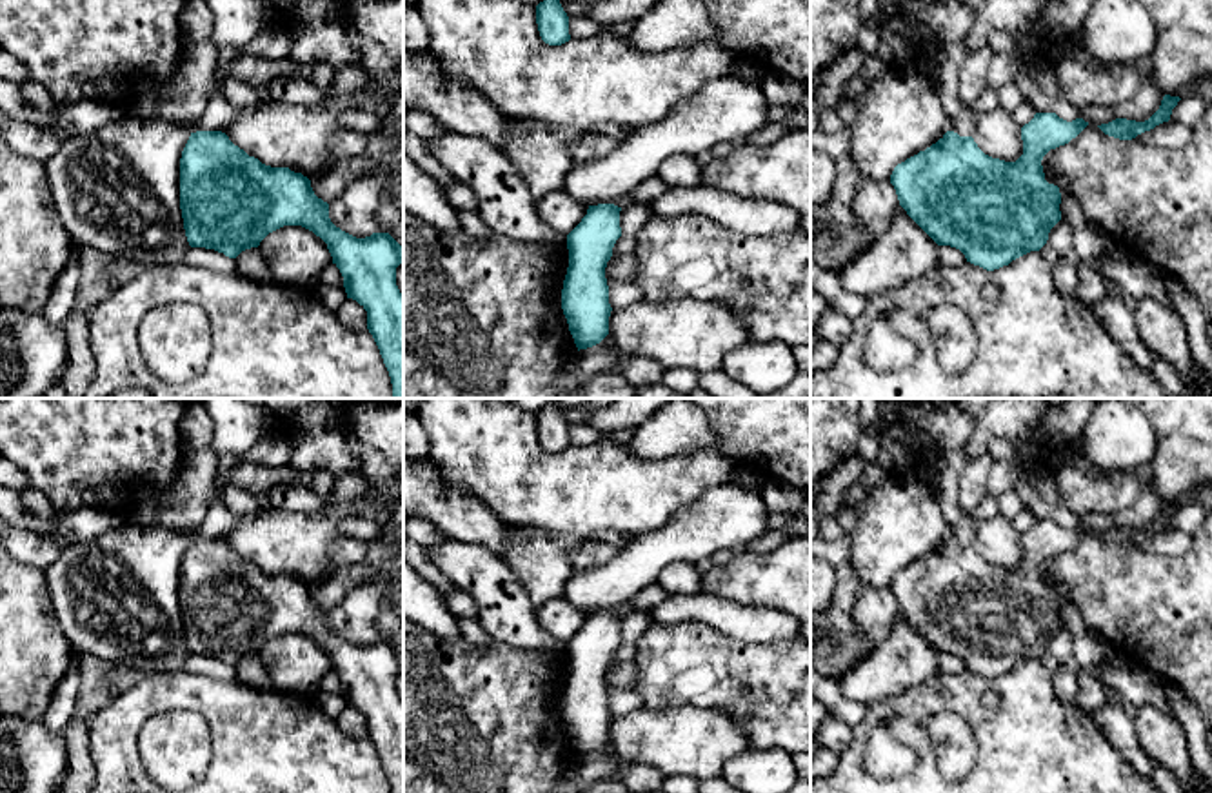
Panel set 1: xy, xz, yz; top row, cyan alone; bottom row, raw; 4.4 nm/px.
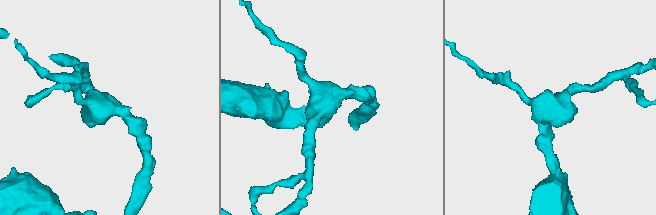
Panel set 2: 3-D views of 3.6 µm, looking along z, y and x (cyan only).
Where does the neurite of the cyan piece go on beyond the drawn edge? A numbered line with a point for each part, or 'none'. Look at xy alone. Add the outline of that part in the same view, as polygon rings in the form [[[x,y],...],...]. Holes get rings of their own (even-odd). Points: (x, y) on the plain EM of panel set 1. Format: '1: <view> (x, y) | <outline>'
1: xy (182, 508) | [[[211,446],[185,451],[180,482],[136,506],[131,520],[145,527],[171,529],[191,540],[202,538],[205,513],[218,500],[216,473],[218,457]]]

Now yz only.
1: yz (1003, 417) | [[[988,398],[987,409],[974,418],[974,433],[967,446],[941,451],[932,478],[938,504],[959,544],[972,544],[976,515],[965,513],[958,504],[959,475],[965,464],[983,453],[994,437],[1030,437],[1052,407],[1048,398]]]

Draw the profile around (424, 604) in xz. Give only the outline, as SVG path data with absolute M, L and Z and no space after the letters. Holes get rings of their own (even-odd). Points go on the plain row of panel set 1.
M403 560L403 618L442 640L460 640L460 618L447 598Z

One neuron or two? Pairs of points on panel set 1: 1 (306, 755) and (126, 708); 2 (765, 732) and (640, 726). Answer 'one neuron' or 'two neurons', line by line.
1: one neuron
2: two neurons

